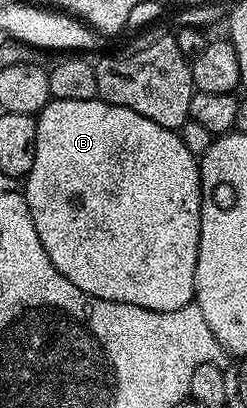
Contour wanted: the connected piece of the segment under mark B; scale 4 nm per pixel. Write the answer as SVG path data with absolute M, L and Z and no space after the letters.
M98 96L90 100L52 98L35 115L35 119L34 168L30 168L28 177L23 179L22 193L30 208L30 220L34 220L38 240L42 240L46 256L50 256L50 264L54 264L54 268L58 268L58 272L62 272L62 276L66 276L70 284L75 284L82 288L82 292L98 296L102 300L134 304L138 308L154 312L174 312L189 305L196 292L194 268L198 264L200 239L200 164L197 155L192 154L186 144L182 144L179 133L162 128L162 124L154 124L154 120L146 120L146 116L138 116L138 112L130 112L130 108L104 102Z

